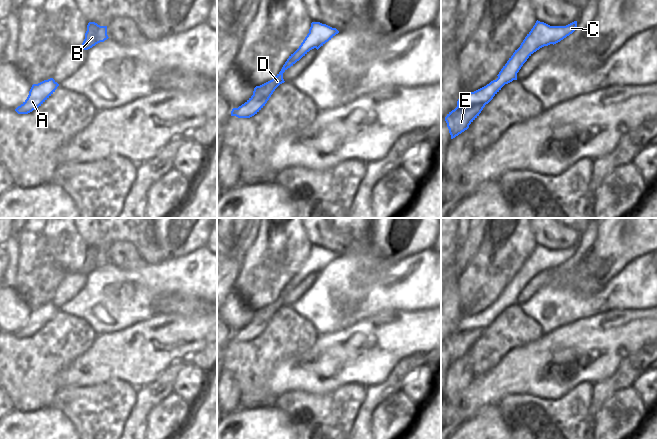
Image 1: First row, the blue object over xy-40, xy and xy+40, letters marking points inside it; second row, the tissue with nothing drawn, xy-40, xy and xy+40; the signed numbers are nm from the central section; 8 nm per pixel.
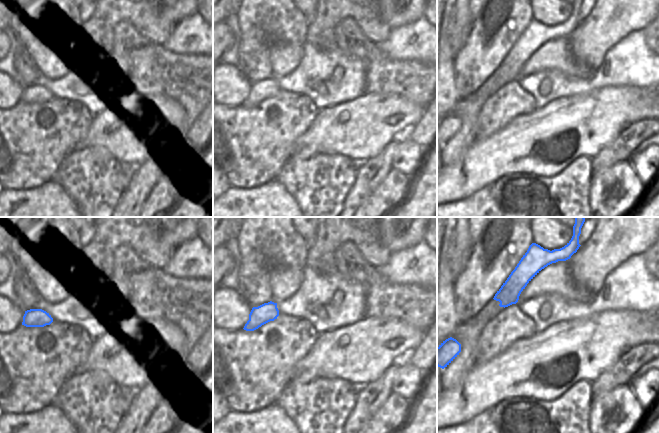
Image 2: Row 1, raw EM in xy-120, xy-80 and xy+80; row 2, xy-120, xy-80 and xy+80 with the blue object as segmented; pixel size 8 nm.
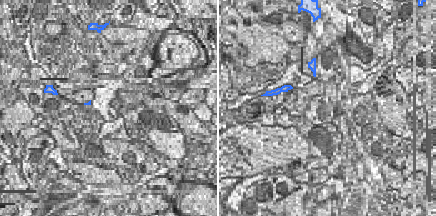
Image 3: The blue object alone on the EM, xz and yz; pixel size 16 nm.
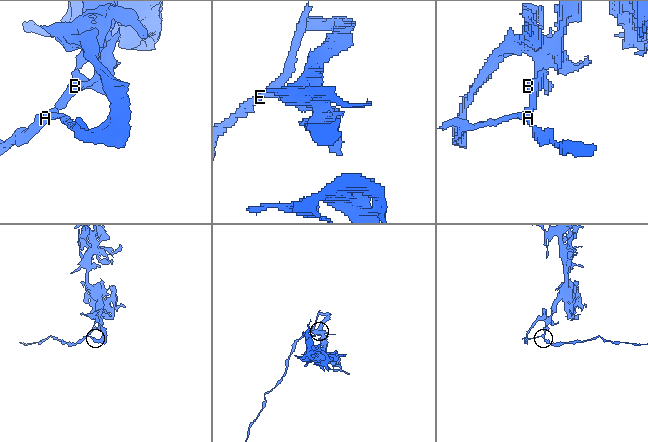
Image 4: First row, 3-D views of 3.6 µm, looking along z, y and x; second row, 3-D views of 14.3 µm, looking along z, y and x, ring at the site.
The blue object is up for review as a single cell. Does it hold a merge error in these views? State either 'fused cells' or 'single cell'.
fused cells

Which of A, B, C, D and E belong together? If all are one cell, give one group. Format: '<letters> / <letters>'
A D E / B C

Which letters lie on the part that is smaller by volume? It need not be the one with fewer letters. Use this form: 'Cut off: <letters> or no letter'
Cut off: A, D, E

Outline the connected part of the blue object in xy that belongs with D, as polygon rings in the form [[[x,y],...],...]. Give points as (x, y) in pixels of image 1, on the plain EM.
[[[295,275],[289,280],[281,295],[272,304],[260,310],[256,310],[254,312],[253,319],[244,328],[238,332],[232,333],[231,340],[250,342],[257,338],[265,330],[275,313],[285,306],[283,303],[283,297],[298,284],[299,281],[297,279],[297,275]]]

